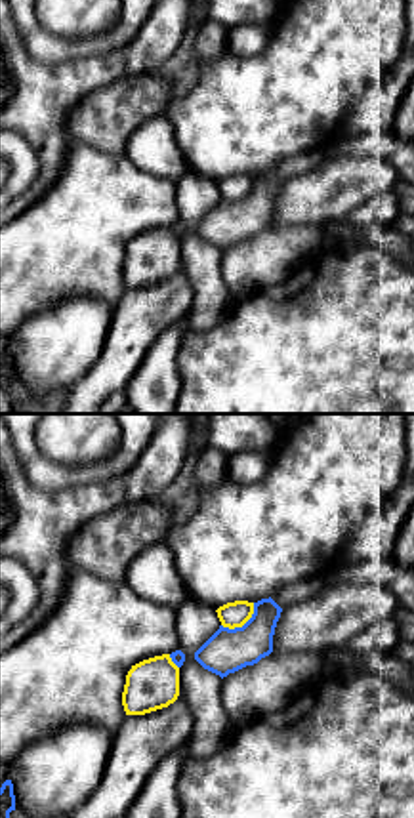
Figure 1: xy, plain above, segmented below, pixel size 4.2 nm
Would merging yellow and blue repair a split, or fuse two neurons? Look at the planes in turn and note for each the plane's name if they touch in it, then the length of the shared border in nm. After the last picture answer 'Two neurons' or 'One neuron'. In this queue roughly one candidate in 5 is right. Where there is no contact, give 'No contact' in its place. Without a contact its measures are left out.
Touches yellow in xy. Shared border 170 nm

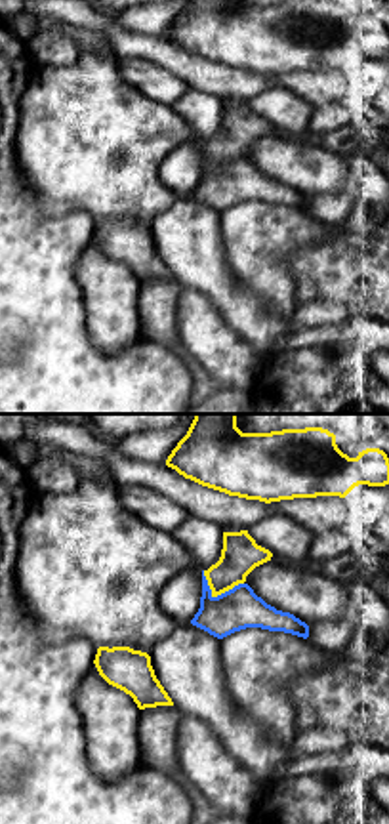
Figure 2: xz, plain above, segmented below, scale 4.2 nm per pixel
Touches yellow in xz. Shared border 190 nm

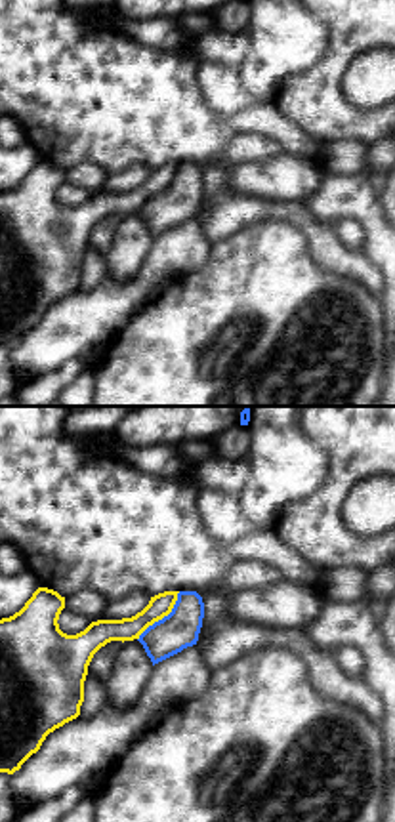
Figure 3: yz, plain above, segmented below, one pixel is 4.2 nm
Touches yellow in yz. Shared border 280 nm

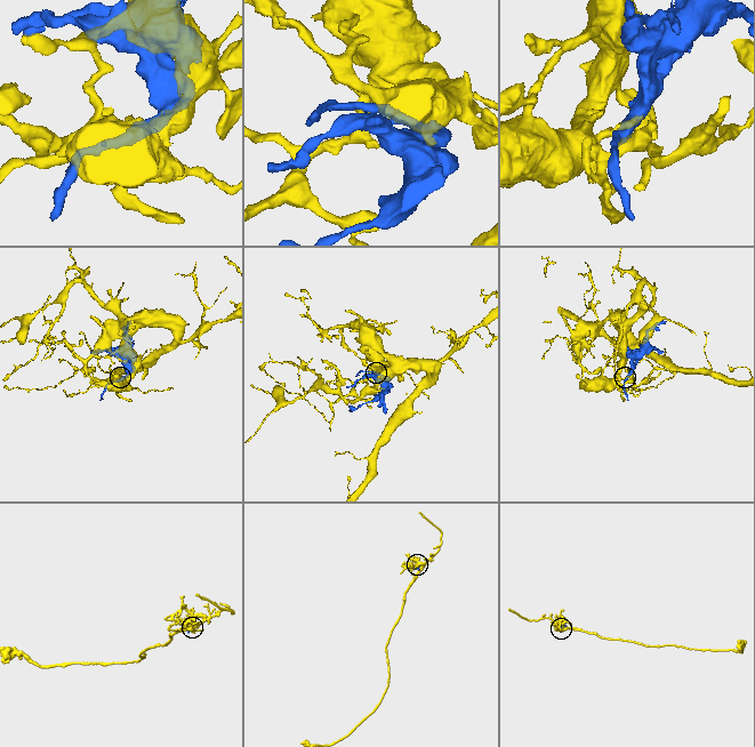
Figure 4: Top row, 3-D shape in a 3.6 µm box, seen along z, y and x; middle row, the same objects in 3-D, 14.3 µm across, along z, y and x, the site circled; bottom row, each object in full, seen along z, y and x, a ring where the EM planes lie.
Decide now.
Two neurons

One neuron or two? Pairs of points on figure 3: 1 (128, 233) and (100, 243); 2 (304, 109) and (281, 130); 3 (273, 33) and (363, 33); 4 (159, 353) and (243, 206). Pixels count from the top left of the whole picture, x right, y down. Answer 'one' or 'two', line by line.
1: two
2: two
3: two
4: two

